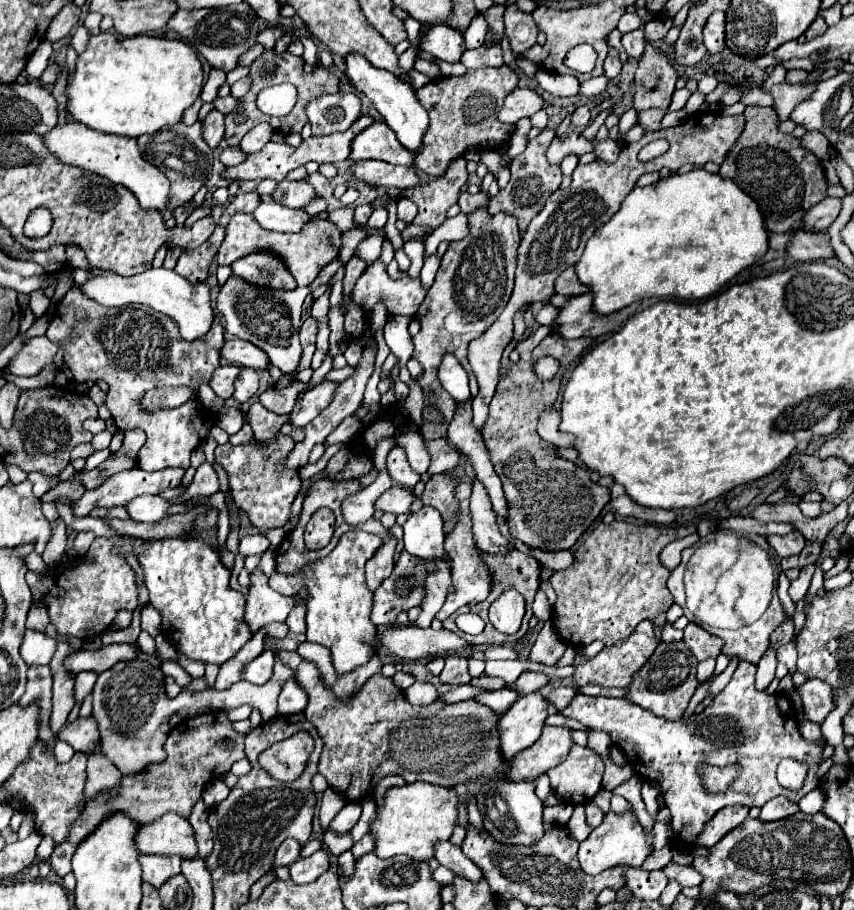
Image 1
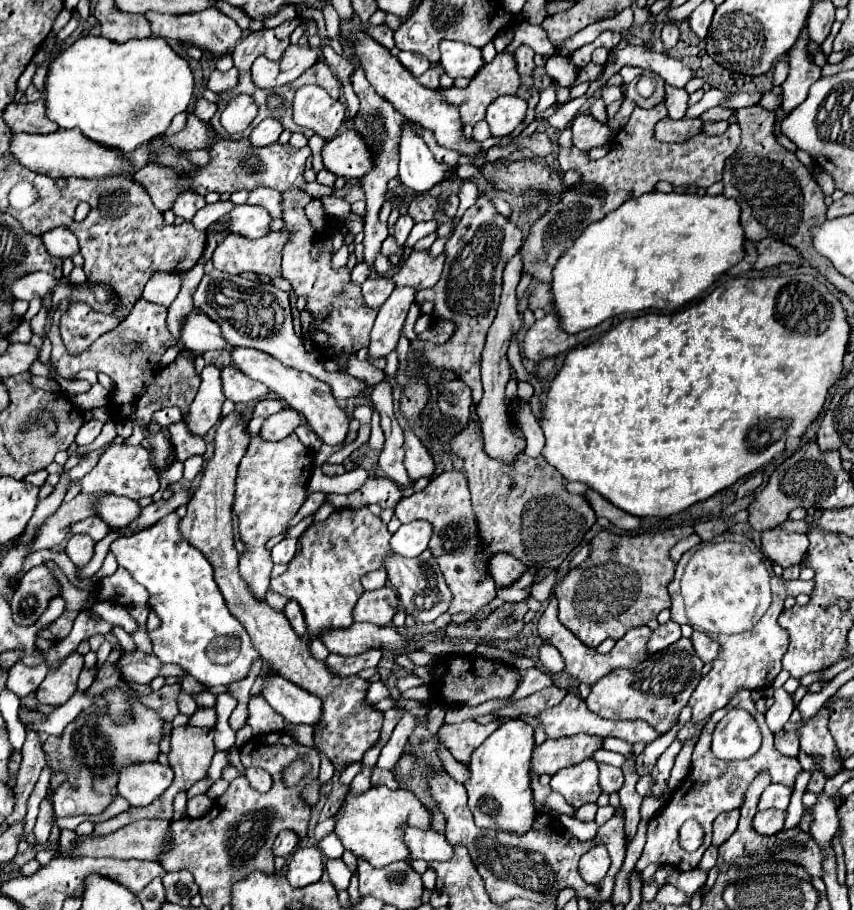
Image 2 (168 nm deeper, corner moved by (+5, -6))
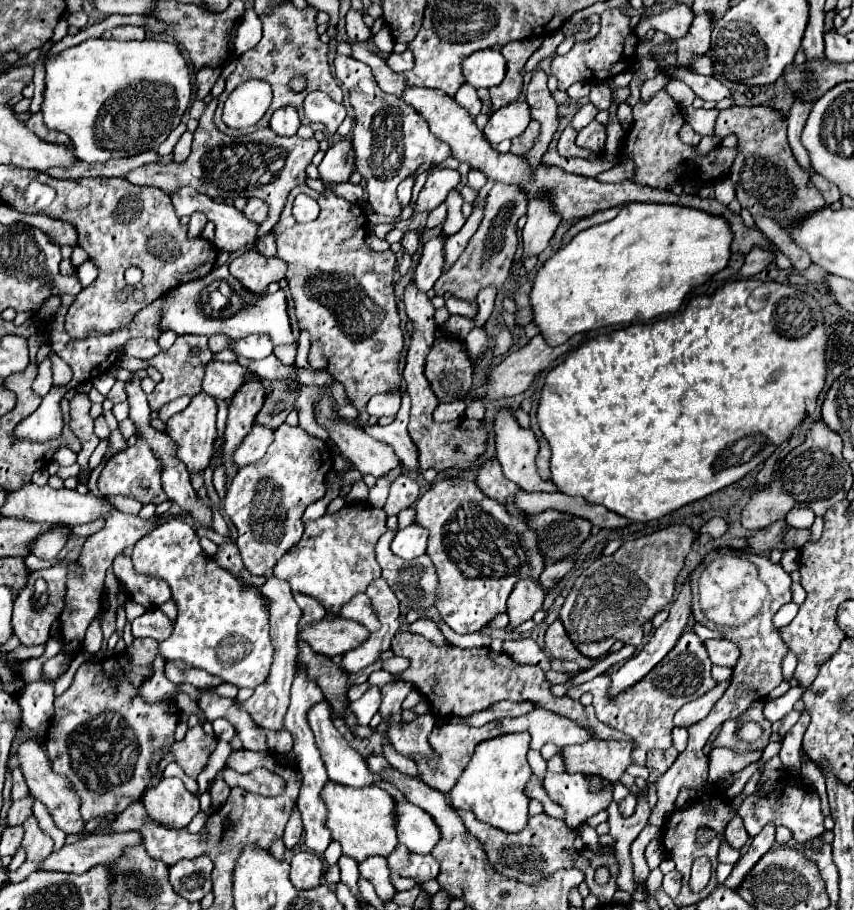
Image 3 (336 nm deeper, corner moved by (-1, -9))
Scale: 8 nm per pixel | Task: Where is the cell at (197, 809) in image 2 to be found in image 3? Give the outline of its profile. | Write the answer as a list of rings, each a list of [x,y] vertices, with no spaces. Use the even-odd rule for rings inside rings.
[[[162,777],[158,785],[148,787],[142,803],[152,819],[166,827],[186,827],[200,811],[198,797],[194,797],[180,779]]]

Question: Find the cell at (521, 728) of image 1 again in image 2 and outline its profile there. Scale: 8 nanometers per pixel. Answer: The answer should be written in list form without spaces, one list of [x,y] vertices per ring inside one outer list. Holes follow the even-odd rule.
[[[508,720],[472,752],[468,764],[470,778],[466,780],[464,788],[468,792],[468,808],[472,810],[474,820],[480,828],[516,830],[520,834],[530,830],[532,816],[536,816],[530,788],[532,748],[534,728],[522,720]]]

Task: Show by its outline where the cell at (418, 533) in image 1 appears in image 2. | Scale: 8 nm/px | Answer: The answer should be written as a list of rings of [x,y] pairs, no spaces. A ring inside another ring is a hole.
[[[414,520],[410,524],[402,524],[396,534],[390,538],[390,548],[406,558],[414,558],[416,554],[428,548],[428,538],[432,536],[432,526],[424,520]]]

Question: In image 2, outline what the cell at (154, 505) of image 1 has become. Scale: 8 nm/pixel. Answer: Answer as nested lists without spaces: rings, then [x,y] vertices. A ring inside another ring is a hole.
[[[104,494],[94,500],[94,510],[96,516],[102,518],[108,526],[126,526],[132,522],[132,518],[136,518],[136,514],[140,514],[138,502],[114,494]]]

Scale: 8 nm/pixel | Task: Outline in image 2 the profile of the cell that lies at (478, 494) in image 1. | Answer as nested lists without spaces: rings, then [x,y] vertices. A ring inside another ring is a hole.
[[[500,552],[500,554],[492,556],[490,570],[492,570],[492,578],[496,582],[496,588],[502,590],[502,588],[508,588],[510,584],[514,584],[528,568],[520,560],[512,558],[510,554]]]

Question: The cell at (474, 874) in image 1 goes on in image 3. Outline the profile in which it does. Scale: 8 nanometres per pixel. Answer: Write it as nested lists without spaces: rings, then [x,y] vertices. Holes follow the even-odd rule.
[[[396,799],[396,815],[398,815],[398,841],[410,849],[410,853],[428,855],[438,843],[438,827],[434,819],[416,805],[410,805],[406,799]]]

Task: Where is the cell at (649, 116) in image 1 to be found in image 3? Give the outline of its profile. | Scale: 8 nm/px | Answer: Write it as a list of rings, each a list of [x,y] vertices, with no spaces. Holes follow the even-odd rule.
[[[688,123],[682,125],[678,137],[680,137],[680,141],[686,143],[686,145],[698,145],[698,143],[700,143],[700,135],[698,135],[698,133],[688,125]]]

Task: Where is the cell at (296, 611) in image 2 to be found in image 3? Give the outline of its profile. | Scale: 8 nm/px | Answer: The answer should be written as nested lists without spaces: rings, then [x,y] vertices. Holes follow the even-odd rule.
[[[294,593],[294,599],[296,599],[298,607],[302,609],[302,625],[308,625],[308,623],[320,621],[320,619],[326,617],[324,607],[322,607],[318,601],[314,601],[312,597],[302,595],[302,593]]]

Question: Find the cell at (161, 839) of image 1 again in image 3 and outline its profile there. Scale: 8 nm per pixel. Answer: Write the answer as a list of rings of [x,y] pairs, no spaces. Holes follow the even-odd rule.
[[[134,831],[126,833],[92,833],[82,841],[64,845],[60,851],[50,853],[42,863],[44,871],[64,871],[64,873],[84,873],[100,863],[112,863],[122,857],[128,847],[142,845],[142,837]]]

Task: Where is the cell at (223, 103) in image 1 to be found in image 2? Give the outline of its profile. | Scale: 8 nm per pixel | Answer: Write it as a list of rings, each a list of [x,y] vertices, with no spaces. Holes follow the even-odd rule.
[[[198,98],[196,104],[194,104],[194,116],[204,120],[204,122],[210,122],[210,118],[214,116],[216,112],[216,104],[214,102],[208,102],[206,98]]]

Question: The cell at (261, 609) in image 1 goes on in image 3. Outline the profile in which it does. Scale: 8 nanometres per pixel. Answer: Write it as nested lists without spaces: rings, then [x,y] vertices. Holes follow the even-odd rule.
[[[284,423],[274,431],[274,443],[268,447],[266,455],[242,467],[228,483],[222,507],[238,529],[236,545],[244,567],[252,575],[266,575],[272,571],[286,549],[300,541],[304,531],[302,513],[310,503],[324,497],[324,479],[330,469],[332,453],[326,443],[308,435],[302,427]]]

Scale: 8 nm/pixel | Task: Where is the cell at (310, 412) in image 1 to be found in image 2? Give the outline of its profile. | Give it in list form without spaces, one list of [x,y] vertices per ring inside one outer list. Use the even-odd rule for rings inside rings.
[[[282,410],[282,412],[272,414],[264,420],[258,436],[262,440],[276,442],[276,440],[292,434],[298,426],[300,426],[300,414],[296,414],[296,410]]]

